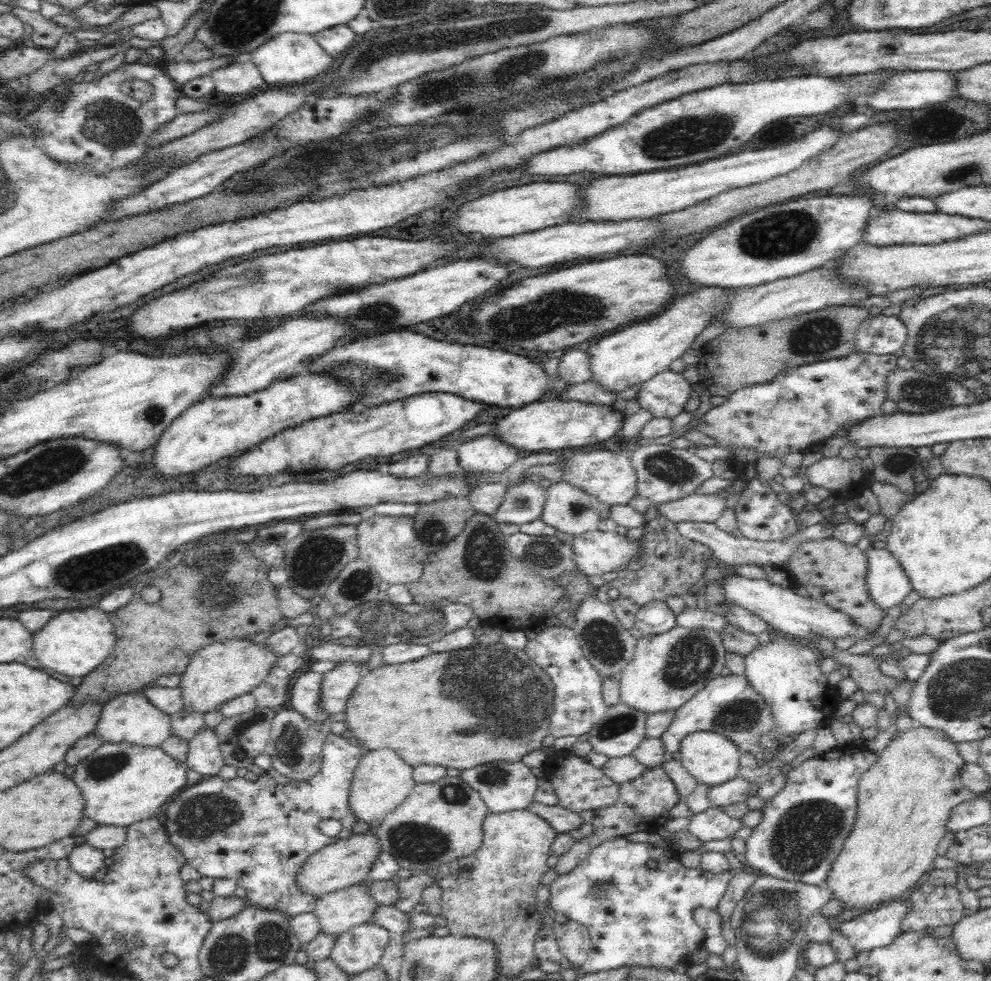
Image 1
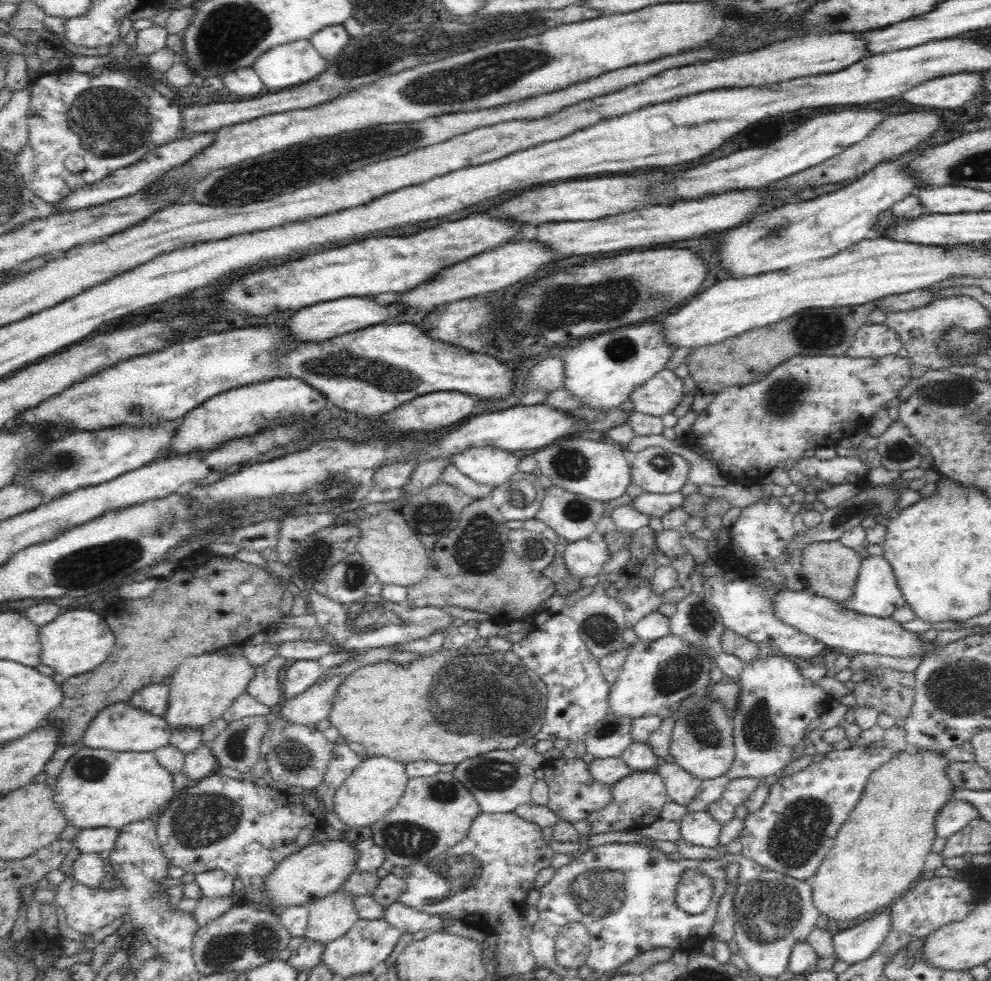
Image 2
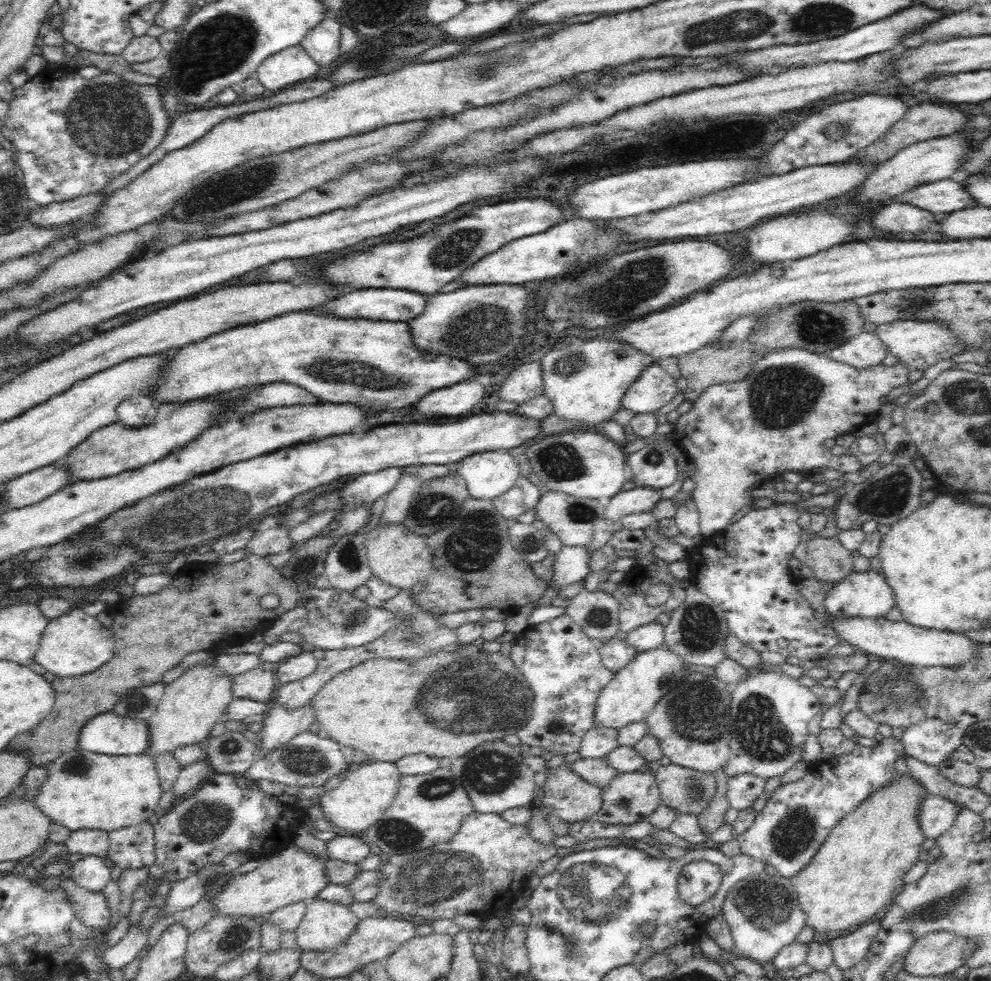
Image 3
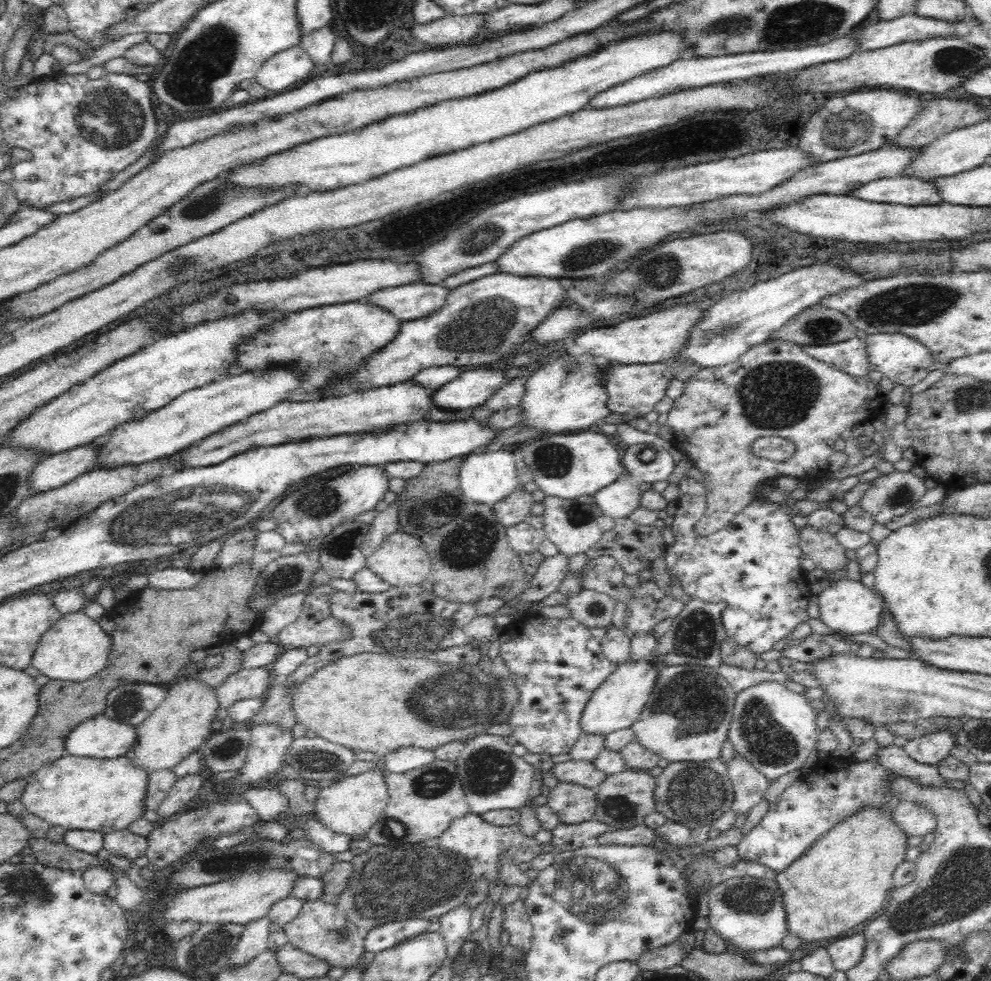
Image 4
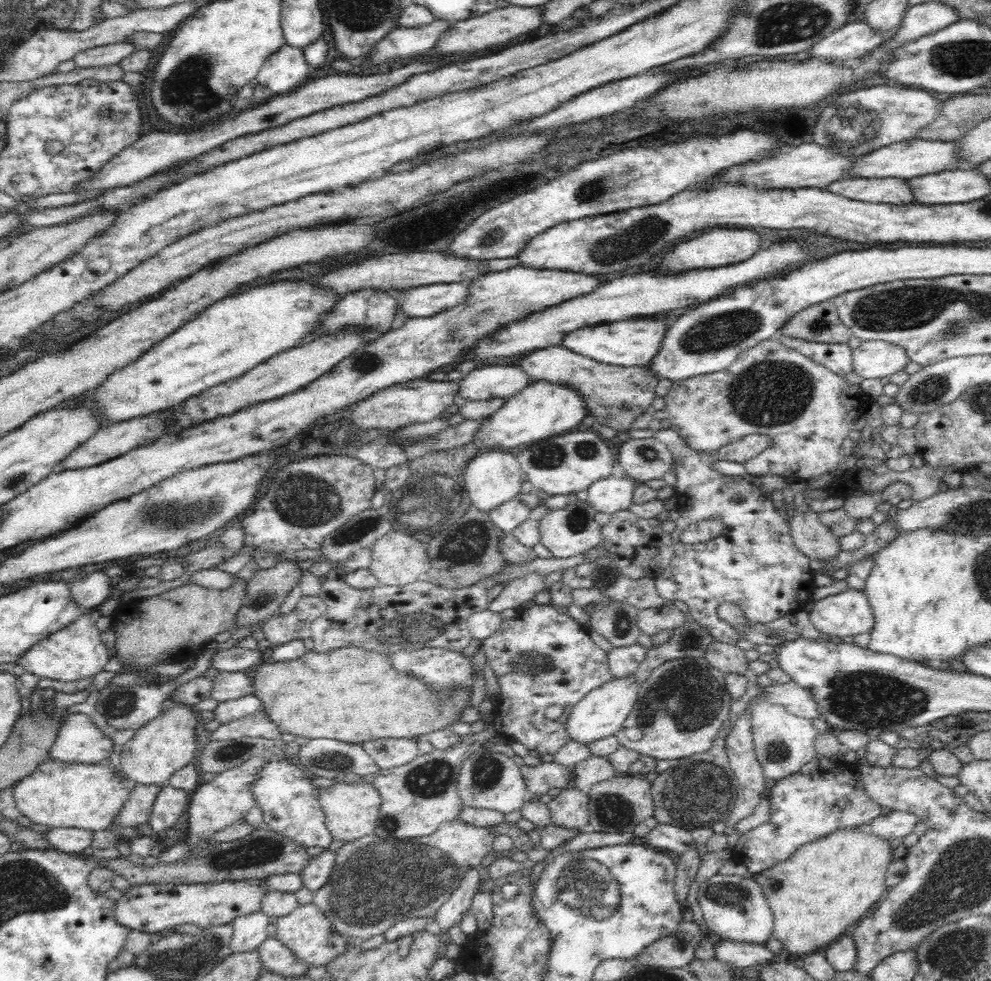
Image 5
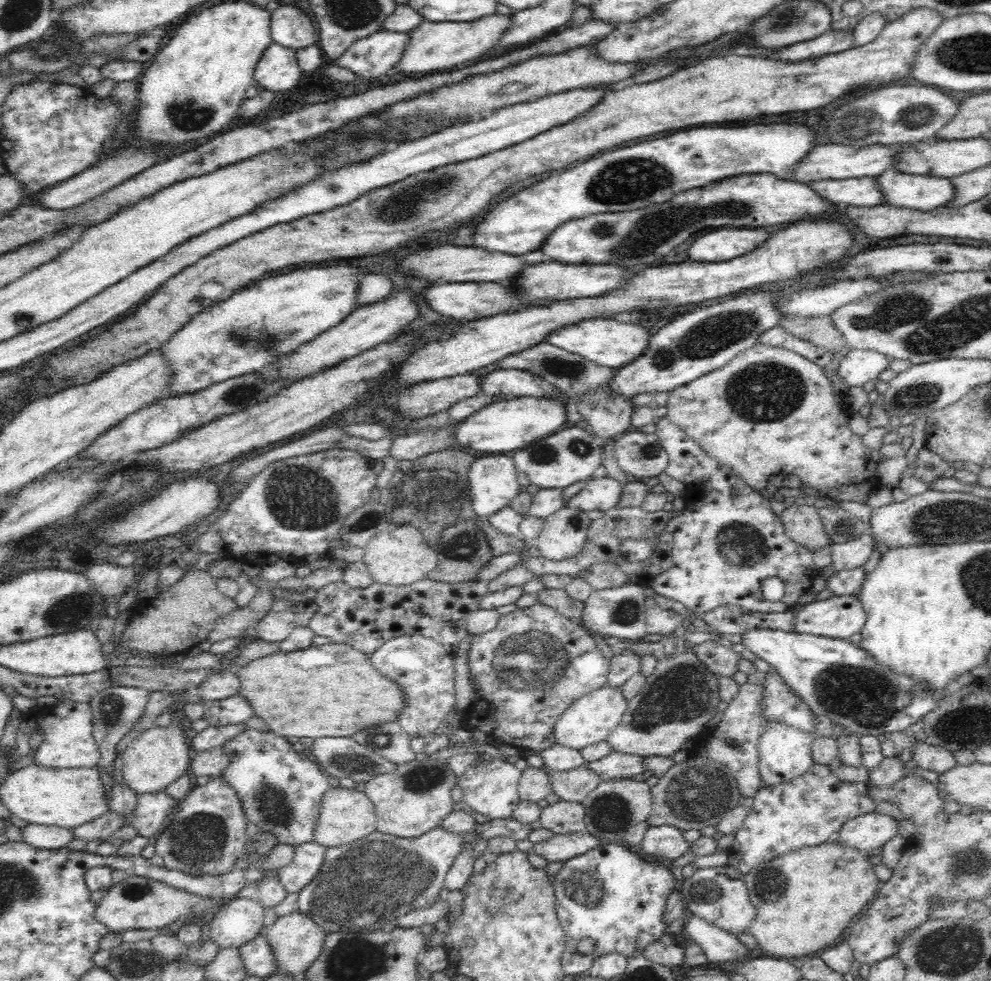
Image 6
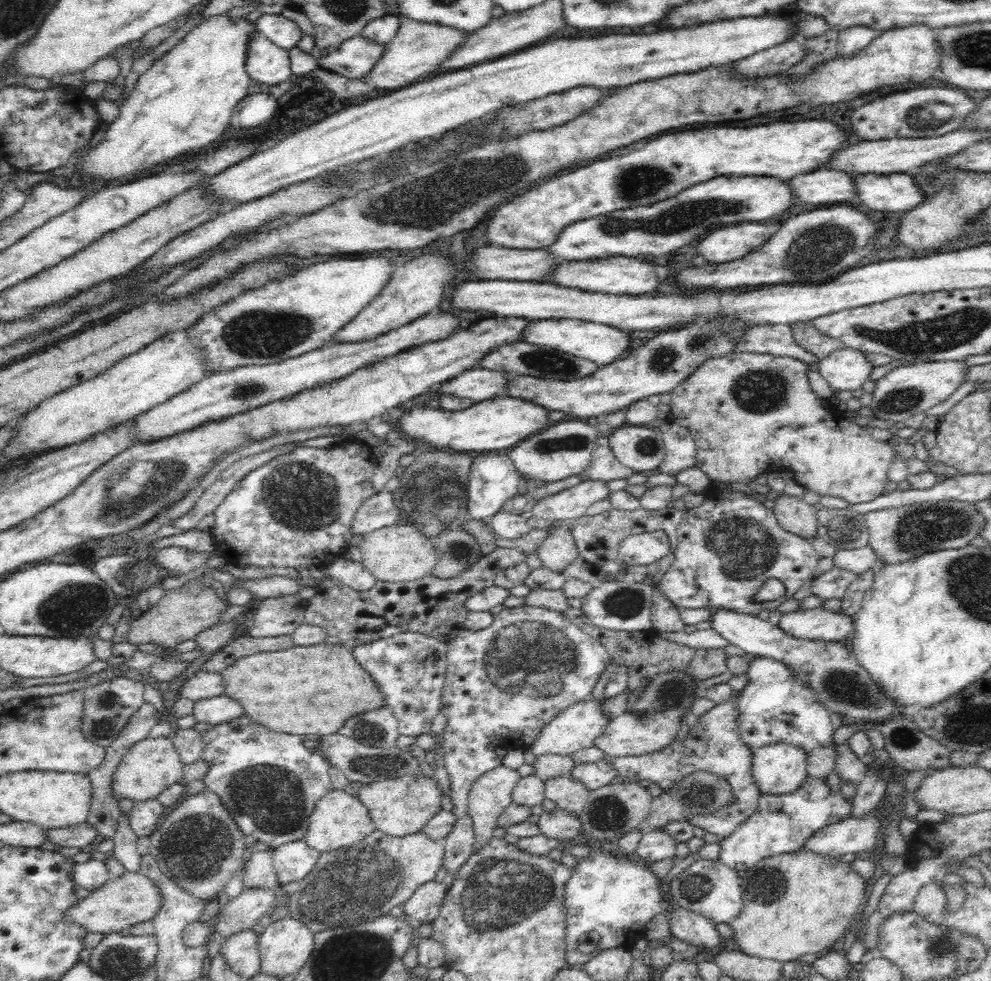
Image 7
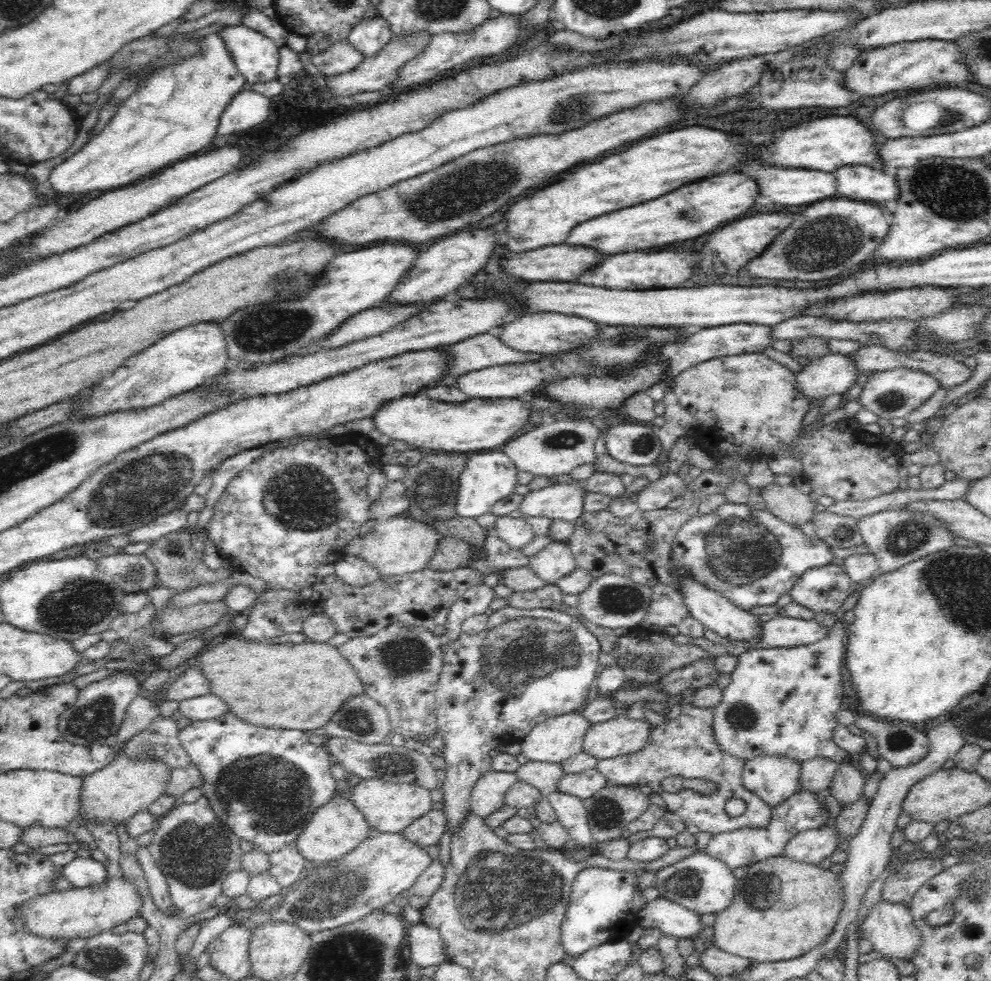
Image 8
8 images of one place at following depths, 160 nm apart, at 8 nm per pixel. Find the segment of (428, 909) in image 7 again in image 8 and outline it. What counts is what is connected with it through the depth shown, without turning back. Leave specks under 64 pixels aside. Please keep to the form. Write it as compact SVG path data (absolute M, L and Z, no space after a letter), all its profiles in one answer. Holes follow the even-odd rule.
M433 849L430 850L431 852L430 864L426 866L424 872L414 880L414 884L409 888L408 902L410 906L417 909L424 908L428 904L430 896L440 888L440 884L444 880L445 866L442 865L442 861L438 859L438 856L433 857Z

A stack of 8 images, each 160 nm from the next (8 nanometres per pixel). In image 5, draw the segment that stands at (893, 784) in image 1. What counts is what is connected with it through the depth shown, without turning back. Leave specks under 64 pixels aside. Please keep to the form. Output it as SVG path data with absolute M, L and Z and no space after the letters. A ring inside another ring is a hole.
M864 827L840 829L834 831L832 834L824 836L824 838L798 847L790 858L786 858L786 860L778 862L778 864L775 864L772 868L766 868L766 870L752 874L750 879L754 879L754 883L758 883L758 886L762 889L762 895L764 895L764 898L772 911L774 925L771 937L782 943L782 952L786 951L792 958L801 957L808 953L814 953L825 945L831 944L831 941L841 937L841 934L844 933L848 927L852 926L852 924L856 923L860 918L863 918L866 915L866 912L873 909L875 904L879 902L879 900L884 896L884 893L888 890L884 879L886 876L886 868L888 868L888 864L892 862L890 856L891 850L888 841L882 839L882 837L870 834L868 831L864 830Z

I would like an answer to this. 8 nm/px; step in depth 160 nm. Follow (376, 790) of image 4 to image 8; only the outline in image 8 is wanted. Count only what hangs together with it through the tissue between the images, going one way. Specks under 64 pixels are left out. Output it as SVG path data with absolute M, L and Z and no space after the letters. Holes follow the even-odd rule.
M338 793L314 812L302 834L294 840L298 853L311 864L322 864L328 860L339 860L354 850L368 836L368 823L350 799L338 797Z

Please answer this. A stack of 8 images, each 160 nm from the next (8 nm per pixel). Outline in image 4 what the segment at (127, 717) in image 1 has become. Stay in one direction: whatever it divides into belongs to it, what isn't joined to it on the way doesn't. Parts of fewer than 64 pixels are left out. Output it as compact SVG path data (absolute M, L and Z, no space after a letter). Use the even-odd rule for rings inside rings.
M99 714L78 724L66 736L64 752L99 759L116 758L126 754L126 750L134 744L135 736L135 728L130 724Z

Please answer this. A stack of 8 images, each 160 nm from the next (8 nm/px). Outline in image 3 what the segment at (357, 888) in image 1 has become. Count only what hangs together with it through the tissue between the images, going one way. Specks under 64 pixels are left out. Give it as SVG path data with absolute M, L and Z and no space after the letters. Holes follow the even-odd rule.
M314 898L307 901L307 908L296 933L296 943L301 951L326 951L340 948L356 930L359 922L350 907L329 900Z

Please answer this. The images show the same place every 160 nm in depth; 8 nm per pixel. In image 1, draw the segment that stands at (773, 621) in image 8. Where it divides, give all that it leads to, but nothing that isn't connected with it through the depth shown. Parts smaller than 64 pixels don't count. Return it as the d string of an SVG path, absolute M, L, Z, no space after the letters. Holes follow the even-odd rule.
M870 546L869 549L865 550L865 555L868 565L866 589L869 598L872 599L882 611L887 612L889 608L898 606L913 590L910 585L910 580L903 572L898 560L886 549L876 549Z

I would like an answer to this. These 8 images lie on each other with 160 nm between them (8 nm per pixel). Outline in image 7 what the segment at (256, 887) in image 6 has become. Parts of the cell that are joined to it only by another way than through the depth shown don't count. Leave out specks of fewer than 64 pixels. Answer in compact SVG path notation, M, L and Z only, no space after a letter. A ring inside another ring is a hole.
M272 850L254 851L245 866L242 868L245 888L274 888L279 889L280 884L274 870Z

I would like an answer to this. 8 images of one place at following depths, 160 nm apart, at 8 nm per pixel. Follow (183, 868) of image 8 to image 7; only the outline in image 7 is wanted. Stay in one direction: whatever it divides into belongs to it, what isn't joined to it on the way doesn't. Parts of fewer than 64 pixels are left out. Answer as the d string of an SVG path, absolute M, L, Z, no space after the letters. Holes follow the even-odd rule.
M205 788L192 796L185 795L177 804L169 808L150 834L149 840L148 853L156 859L161 871L170 880L194 898L211 901L220 899L222 888L228 884L232 874L245 866L244 849L249 838L240 832L234 819L230 818L230 813L222 808L222 801L218 795Z

